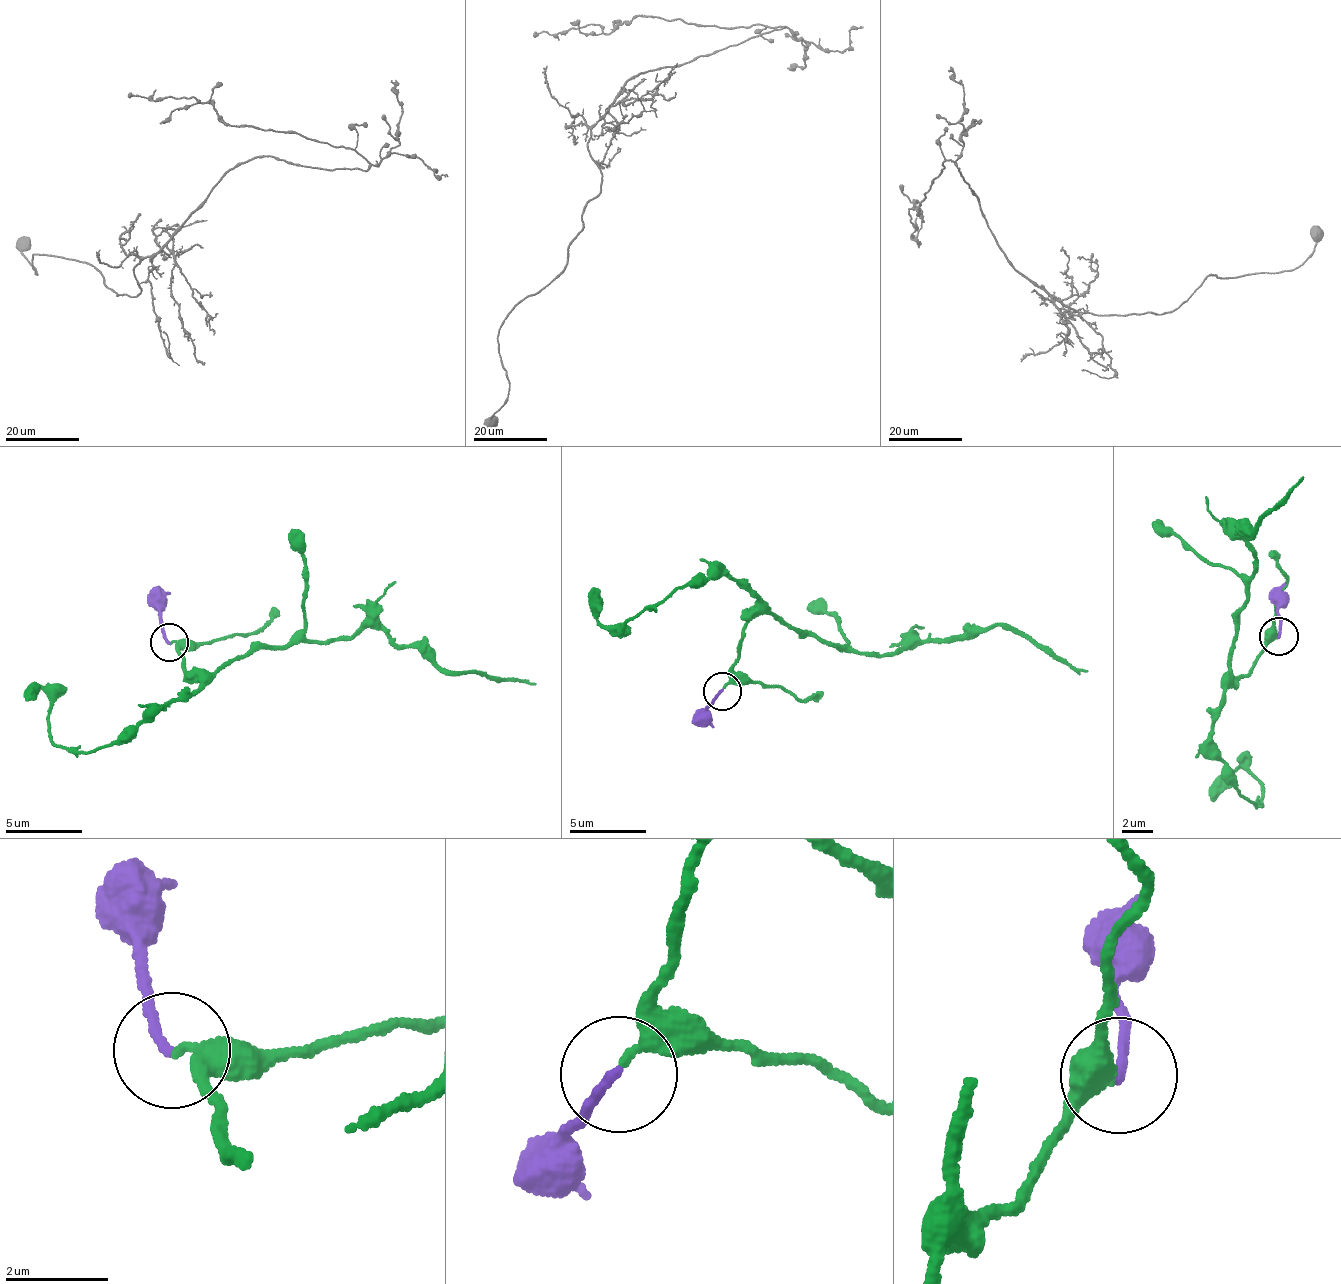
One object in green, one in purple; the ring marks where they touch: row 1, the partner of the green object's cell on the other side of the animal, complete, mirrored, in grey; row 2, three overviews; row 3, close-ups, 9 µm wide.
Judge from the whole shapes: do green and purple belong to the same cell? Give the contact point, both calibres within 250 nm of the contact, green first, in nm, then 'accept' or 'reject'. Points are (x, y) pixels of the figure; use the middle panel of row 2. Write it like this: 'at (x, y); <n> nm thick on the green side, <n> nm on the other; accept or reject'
at (722, 691); 280 nm thick on the green side, 170 nm on the other; accept

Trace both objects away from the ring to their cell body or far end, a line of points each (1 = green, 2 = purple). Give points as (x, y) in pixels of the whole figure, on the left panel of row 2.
1: (170, 643), (184, 672), (206, 674), (259, 646), (330, 645), (367, 628), (416, 644), (450, 673), (535, 681)
2: (170, 643), (162, 627), (160, 584)

